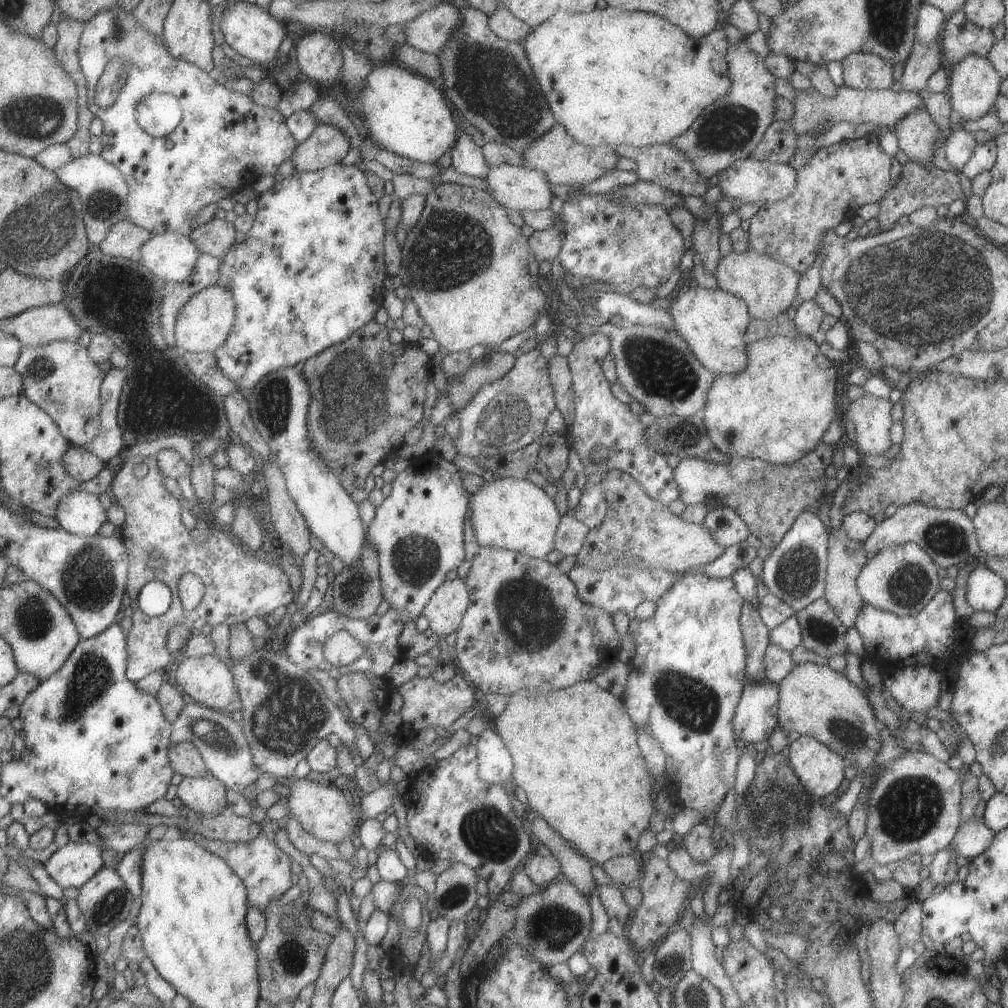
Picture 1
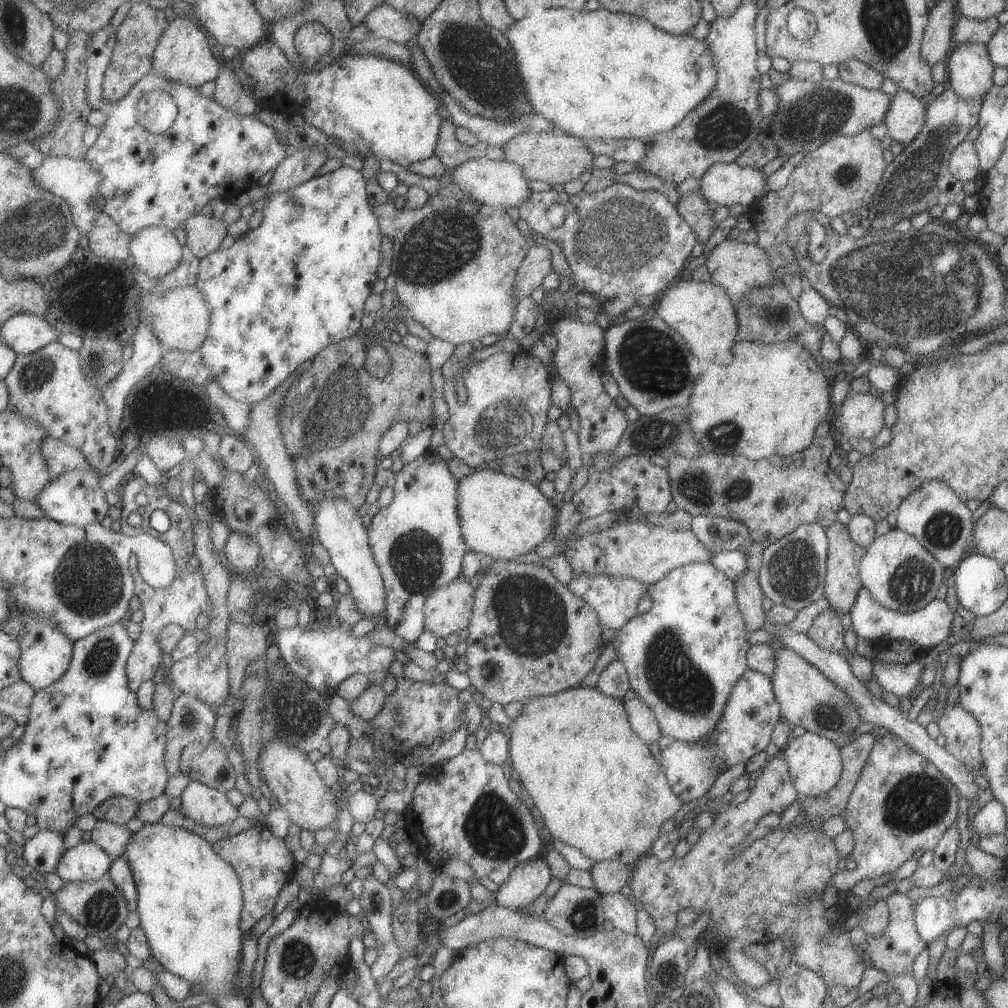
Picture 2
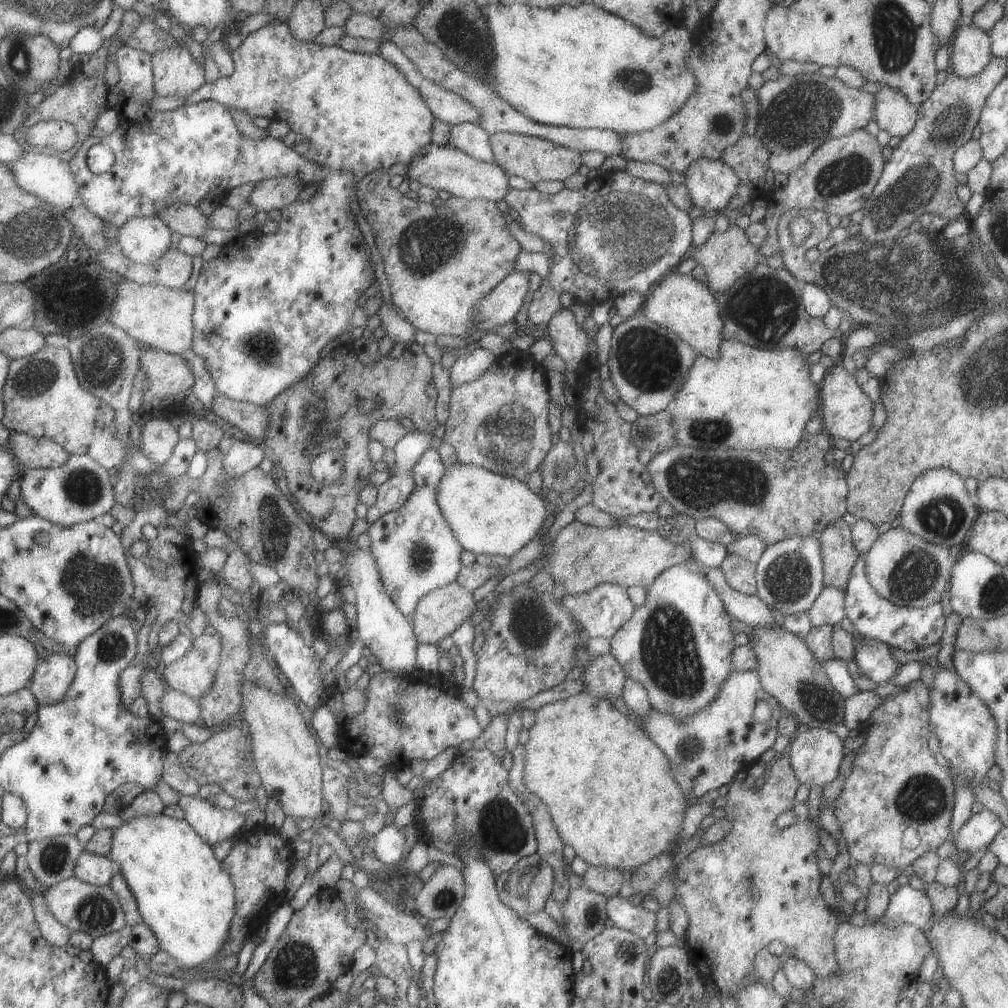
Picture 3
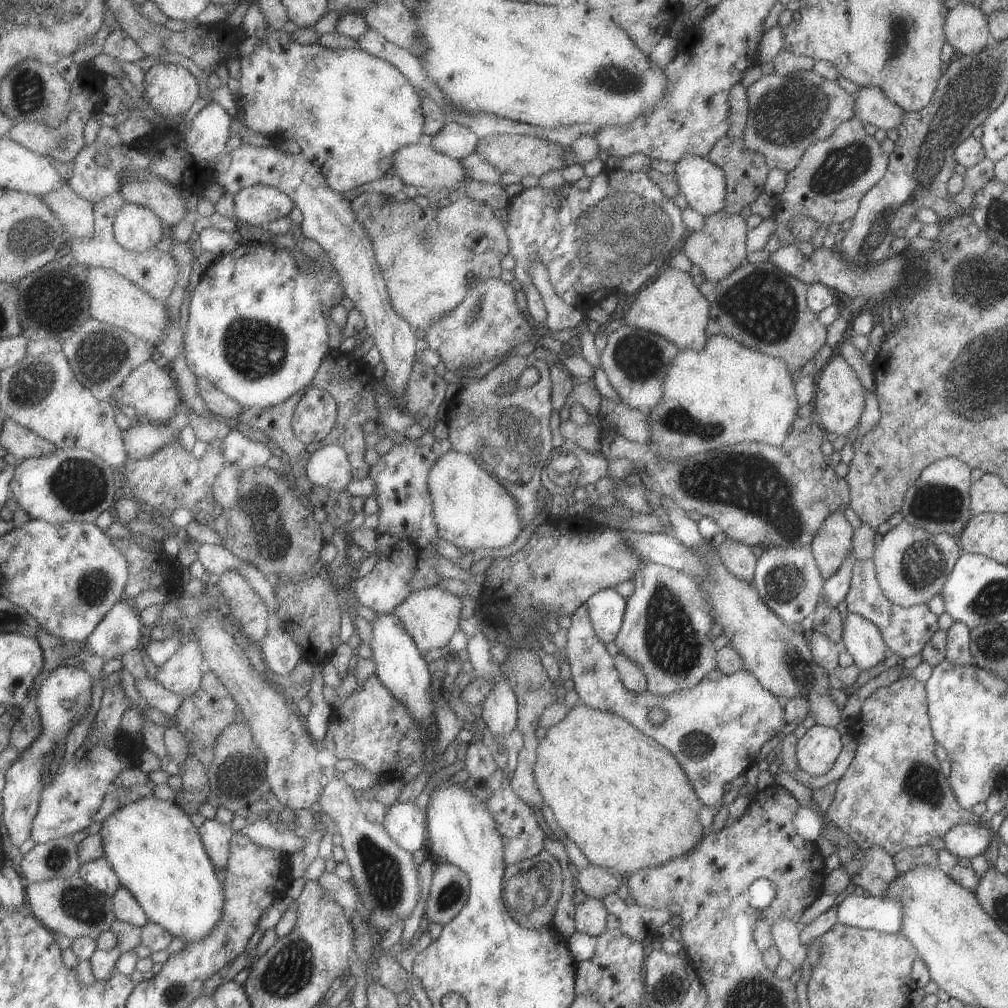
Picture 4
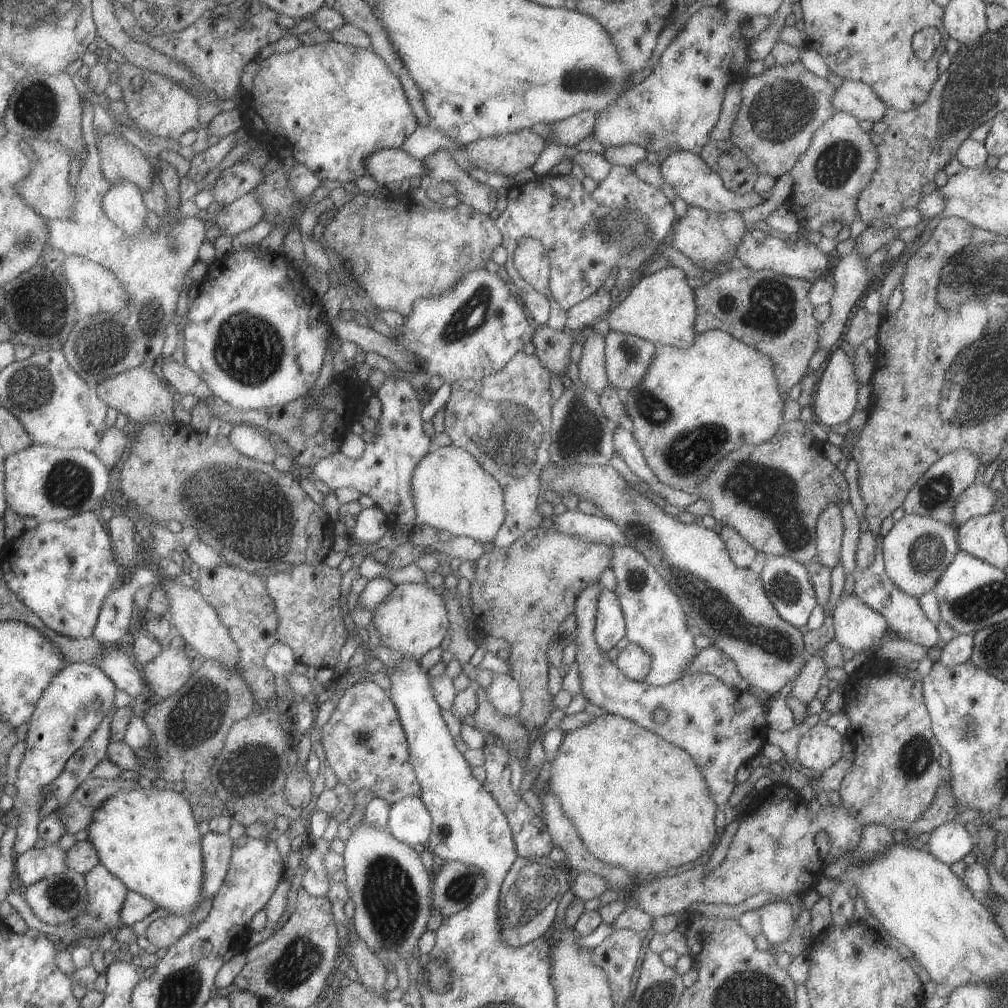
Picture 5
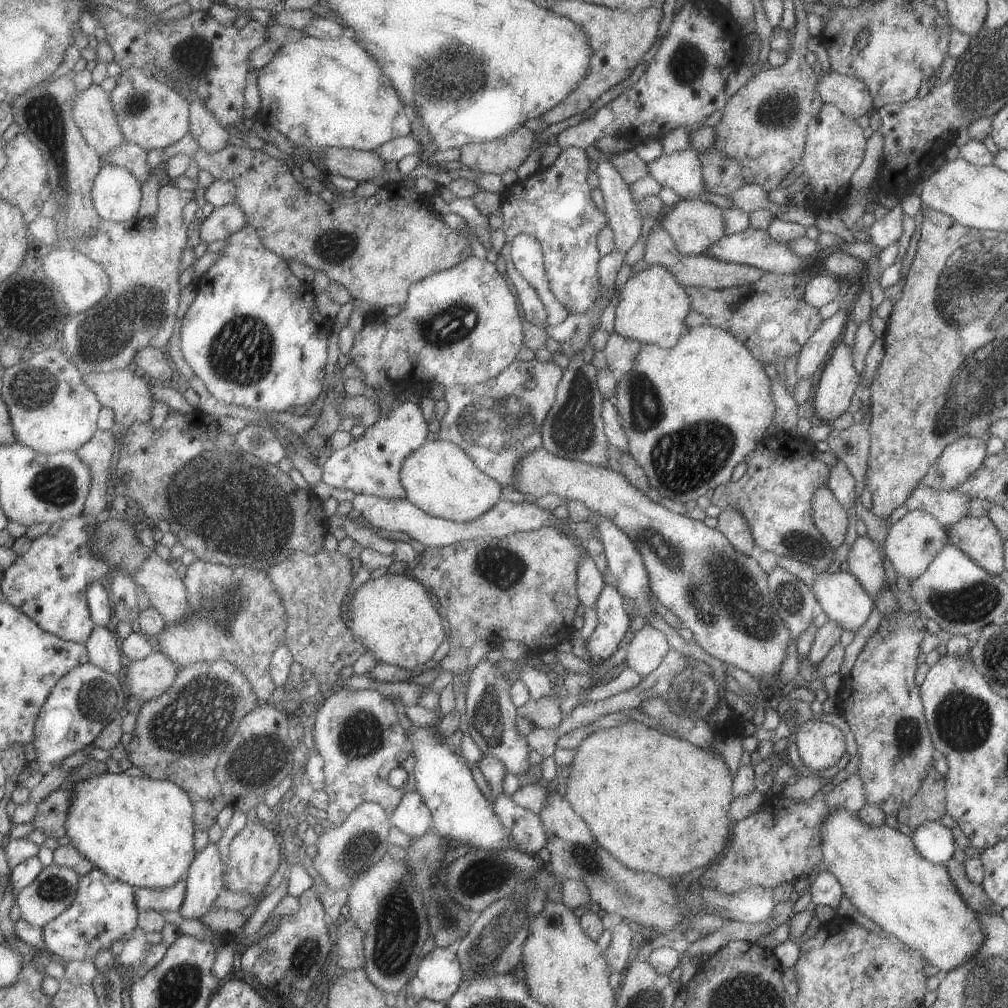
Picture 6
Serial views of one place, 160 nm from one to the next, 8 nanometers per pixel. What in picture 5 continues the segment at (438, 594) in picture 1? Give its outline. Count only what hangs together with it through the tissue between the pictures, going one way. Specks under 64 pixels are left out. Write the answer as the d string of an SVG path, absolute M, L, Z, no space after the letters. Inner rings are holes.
M401 583L372 610L371 624L379 633L379 642L395 654L419 661L431 648L441 644L449 622L441 596L424 583Z

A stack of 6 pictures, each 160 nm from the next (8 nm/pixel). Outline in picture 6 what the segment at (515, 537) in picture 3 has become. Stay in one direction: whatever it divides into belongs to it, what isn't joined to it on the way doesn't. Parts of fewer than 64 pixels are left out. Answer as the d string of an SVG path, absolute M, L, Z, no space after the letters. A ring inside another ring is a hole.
M439 438L423 441L416 449L413 449L413 452L405 456L400 464L399 480L405 491L404 497L411 504L434 517L441 517L455 522L473 520L486 510L489 510L501 499L502 486L497 481L497 478L489 478L485 473L482 473L473 464L469 456L463 452L462 448Z

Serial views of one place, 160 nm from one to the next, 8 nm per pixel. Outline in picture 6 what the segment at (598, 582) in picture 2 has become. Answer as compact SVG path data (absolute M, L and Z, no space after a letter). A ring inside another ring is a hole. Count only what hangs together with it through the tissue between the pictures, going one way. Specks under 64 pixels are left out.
M612 584L604 585L595 601L597 624L585 641L585 648L595 662L608 659L627 632L631 618L624 608L625 600Z

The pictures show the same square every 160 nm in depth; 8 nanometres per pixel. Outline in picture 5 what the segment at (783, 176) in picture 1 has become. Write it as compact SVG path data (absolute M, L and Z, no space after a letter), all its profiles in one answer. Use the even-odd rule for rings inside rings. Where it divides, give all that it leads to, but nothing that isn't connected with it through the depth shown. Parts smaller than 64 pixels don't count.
M673 151L670 153L660 165L658 165L659 172L661 173L664 182L667 182L677 198L681 198L687 203L687 206L694 206L705 209L709 212L727 212L737 211L740 212L743 208L749 208L757 204L761 204L764 199L756 196L739 196L733 191L728 191L719 175L713 172L699 155L693 154L689 151Z

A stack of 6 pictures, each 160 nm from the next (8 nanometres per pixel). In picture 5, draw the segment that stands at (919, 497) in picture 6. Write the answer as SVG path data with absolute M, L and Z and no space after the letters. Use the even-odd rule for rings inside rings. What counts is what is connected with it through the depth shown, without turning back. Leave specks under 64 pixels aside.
M980 480L969 485L957 498L952 508L952 522L954 526L965 522L969 517L991 513L991 507L997 499L993 491L998 485L997 481L992 486L983 486Z

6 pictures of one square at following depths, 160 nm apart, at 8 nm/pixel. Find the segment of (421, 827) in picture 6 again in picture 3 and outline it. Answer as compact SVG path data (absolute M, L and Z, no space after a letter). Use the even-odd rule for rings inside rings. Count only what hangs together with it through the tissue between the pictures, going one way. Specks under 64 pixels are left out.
M395 824L385 825L373 836L372 852L383 866L395 864L401 860L405 848L405 832Z

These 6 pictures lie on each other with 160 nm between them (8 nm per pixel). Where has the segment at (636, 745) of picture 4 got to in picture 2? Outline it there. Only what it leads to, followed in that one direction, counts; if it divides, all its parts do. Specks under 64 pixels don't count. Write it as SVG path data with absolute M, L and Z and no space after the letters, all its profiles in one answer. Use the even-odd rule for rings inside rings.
M577 686L557 692L552 696L527 698L522 702L522 705L523 708L521 708L519 716L515 716L509 727L505 729L509 739L508 762L519 776L518 783L521 787L523 786L529 798L533 801L533 807L539 811L543 824L551 835L550 840L558 840L565 843L565 845L578 849L581 855L591 859L593 863L601 860L611 860L627 864L633 868L637 858L650 852L652 843L658 838L657 834L659 834L661 823L673 819L674 814L682 807L684 801L679 800L669 789L660 762L651 756L645 742L639 740L637 734L631 730L623 701L602 694L596 688Z

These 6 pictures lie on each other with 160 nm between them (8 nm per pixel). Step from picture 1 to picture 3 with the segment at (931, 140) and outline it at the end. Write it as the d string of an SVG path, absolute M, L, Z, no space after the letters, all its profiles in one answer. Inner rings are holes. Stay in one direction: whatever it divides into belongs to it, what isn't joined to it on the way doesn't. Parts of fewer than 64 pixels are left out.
M881 86L877 92L873 94L873 116L879 129L886 130L890 136L905 136L917 120L917 107L909 104L907 99L898 91L892 88Z

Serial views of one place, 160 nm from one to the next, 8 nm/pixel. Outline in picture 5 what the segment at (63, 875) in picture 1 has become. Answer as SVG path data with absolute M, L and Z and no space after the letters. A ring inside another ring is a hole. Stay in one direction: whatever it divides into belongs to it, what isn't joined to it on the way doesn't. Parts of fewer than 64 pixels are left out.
M102 862L86 874L86 881L91 902L73 926L87 933L117 934L126 926L122 911L130 891L128 885Z

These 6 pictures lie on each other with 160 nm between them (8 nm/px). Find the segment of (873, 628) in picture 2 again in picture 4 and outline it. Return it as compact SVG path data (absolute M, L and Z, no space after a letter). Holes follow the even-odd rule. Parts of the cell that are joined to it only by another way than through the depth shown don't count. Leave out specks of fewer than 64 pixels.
M872 558L856 560L853 563L850 587L845 595L844 602L848 612L859 614L859 616L875 624L882 634L886 648L897 656L906 657L919 654L931 635L938 629L938 616L930 612L925 603L902 607L893 604L882 593L876 579Z

